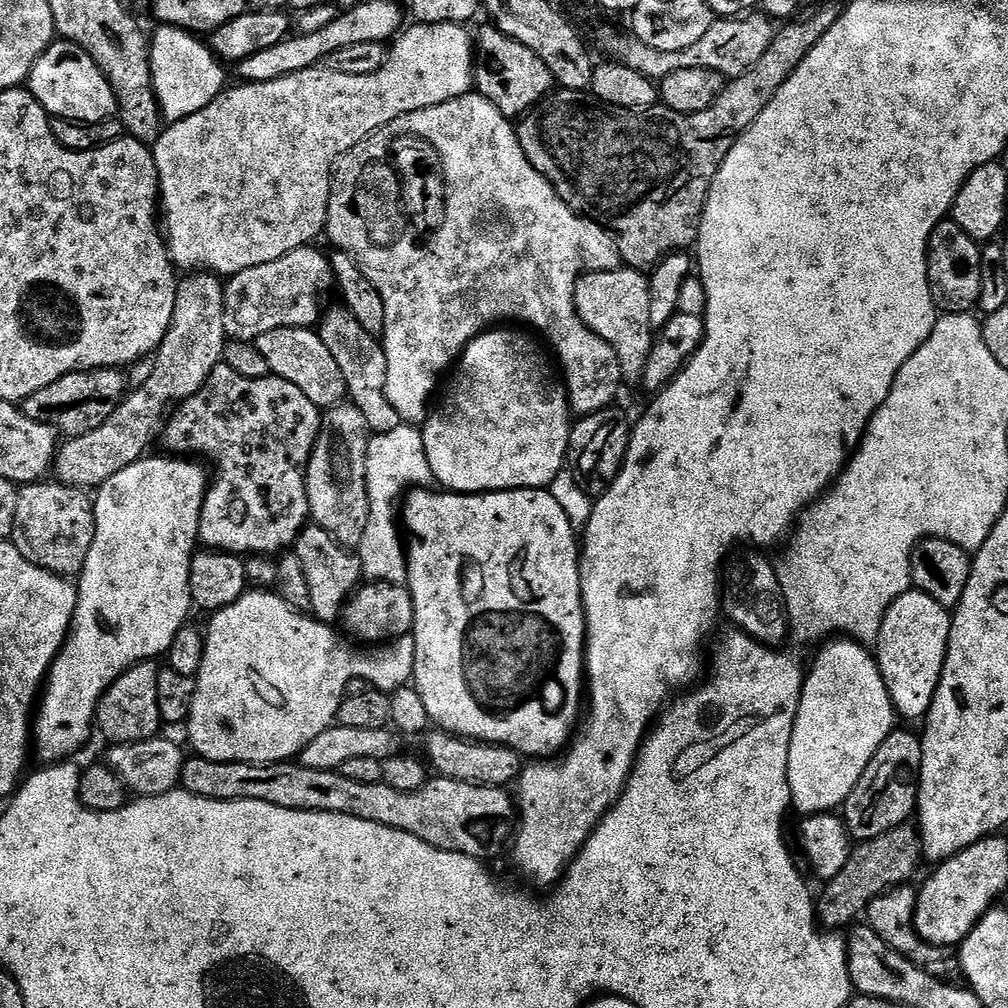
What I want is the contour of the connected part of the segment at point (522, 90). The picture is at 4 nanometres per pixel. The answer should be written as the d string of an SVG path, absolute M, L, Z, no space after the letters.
M487 26L474 36L474 88L486 97L503 116L520 118L532 111L553 91L554 81L546 62L522 42L504 35L499 28Z

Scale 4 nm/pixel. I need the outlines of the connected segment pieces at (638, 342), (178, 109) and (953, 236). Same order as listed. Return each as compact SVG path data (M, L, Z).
M621 266L614 271L586 272L576 280L572 301L582 322L618 354L621 377L639 385L644 379L654 329L650 322L649 277L639 269Z
M172 24L157 29L150 36L152 85L158 98L161 117L168 124L173 124L182 118L190 118L190 114L198 114L198 110L206 110L206 106L210 106L210 102L214 102L214 98L225 91L229 81L227 82L228 76L224 73L225 65L212 53L205 41L204 44L200 41L203 39L199 35Z
M950 218L940 221L928 239L928 281L932 287L932 299L941 313L971 313L979 305L982 294L981 245L962 226Z

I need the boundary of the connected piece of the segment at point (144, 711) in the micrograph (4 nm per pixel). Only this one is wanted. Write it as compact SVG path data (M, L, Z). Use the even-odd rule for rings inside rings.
M144 660L123 672L104 692L96 706L95 727L112 740L113 745L133 744L143 740L154 740L161 735L162 721L158 710L158 674L161 665L156 660Z

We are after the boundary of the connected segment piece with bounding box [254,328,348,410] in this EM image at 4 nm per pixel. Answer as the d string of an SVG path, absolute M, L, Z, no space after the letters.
M279 328L270 330L270 334L262 334L254 341L256 349L266 358L266 366L273 376L286 378L286 382L294 382L310 402L317 404L321 410L333 408L347 397L346 382L342 378L342 370L338 370L338 362L334 362L334 354L326 350L319 331L312 328Z

